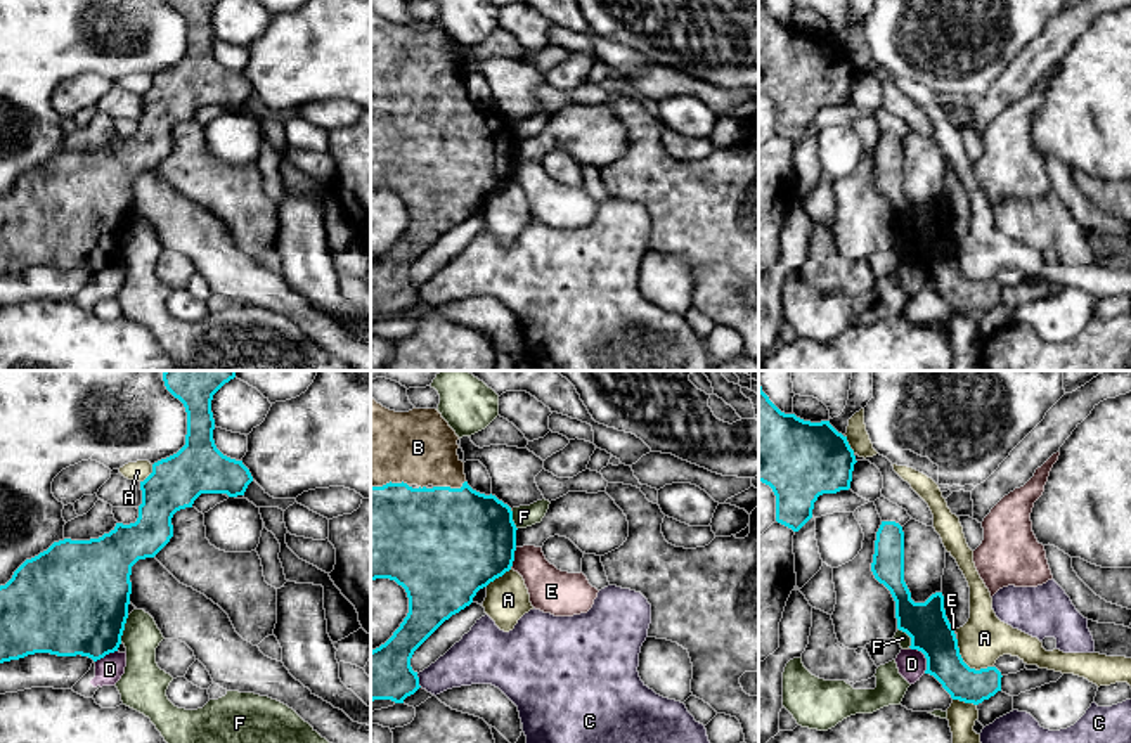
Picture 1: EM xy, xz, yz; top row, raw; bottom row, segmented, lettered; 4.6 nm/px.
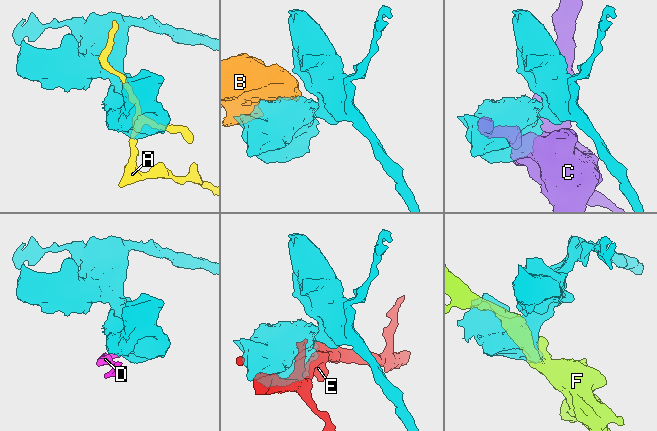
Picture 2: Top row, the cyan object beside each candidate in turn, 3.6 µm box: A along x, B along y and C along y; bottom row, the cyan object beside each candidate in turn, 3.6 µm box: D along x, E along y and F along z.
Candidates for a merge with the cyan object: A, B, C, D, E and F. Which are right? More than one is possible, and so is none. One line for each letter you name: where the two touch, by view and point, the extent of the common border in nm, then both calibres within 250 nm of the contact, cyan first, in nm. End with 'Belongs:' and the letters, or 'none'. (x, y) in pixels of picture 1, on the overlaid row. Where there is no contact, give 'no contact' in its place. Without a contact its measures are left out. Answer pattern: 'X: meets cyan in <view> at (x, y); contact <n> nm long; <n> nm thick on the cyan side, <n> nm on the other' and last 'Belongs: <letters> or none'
B: meets cyan in xz at (449, 487); contact 160 nm long; 500 nm thick on the cyan side, 340 nm on the other
Belongs: B

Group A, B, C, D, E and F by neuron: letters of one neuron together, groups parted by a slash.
A / B / C / D / E / F

